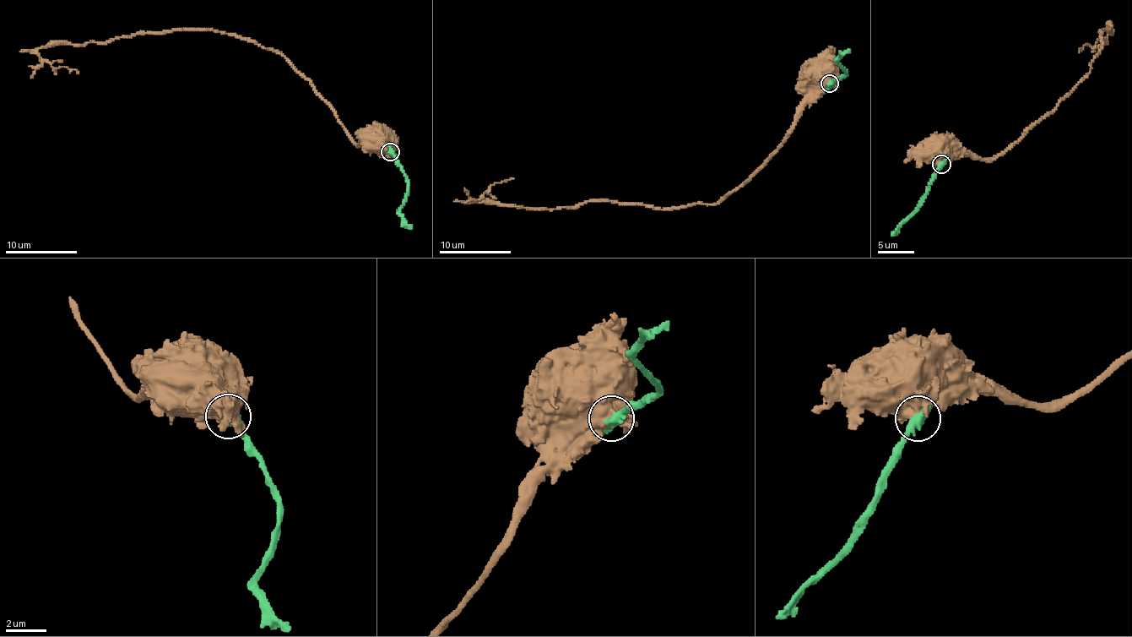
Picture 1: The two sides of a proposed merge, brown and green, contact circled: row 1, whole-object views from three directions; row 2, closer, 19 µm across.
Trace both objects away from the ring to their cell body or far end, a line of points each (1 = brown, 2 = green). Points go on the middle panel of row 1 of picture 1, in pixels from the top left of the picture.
1: (830, 84), (831, 71), (819, 68)
2: (830, 84), (846, 74), (838, 59), (850, 50)

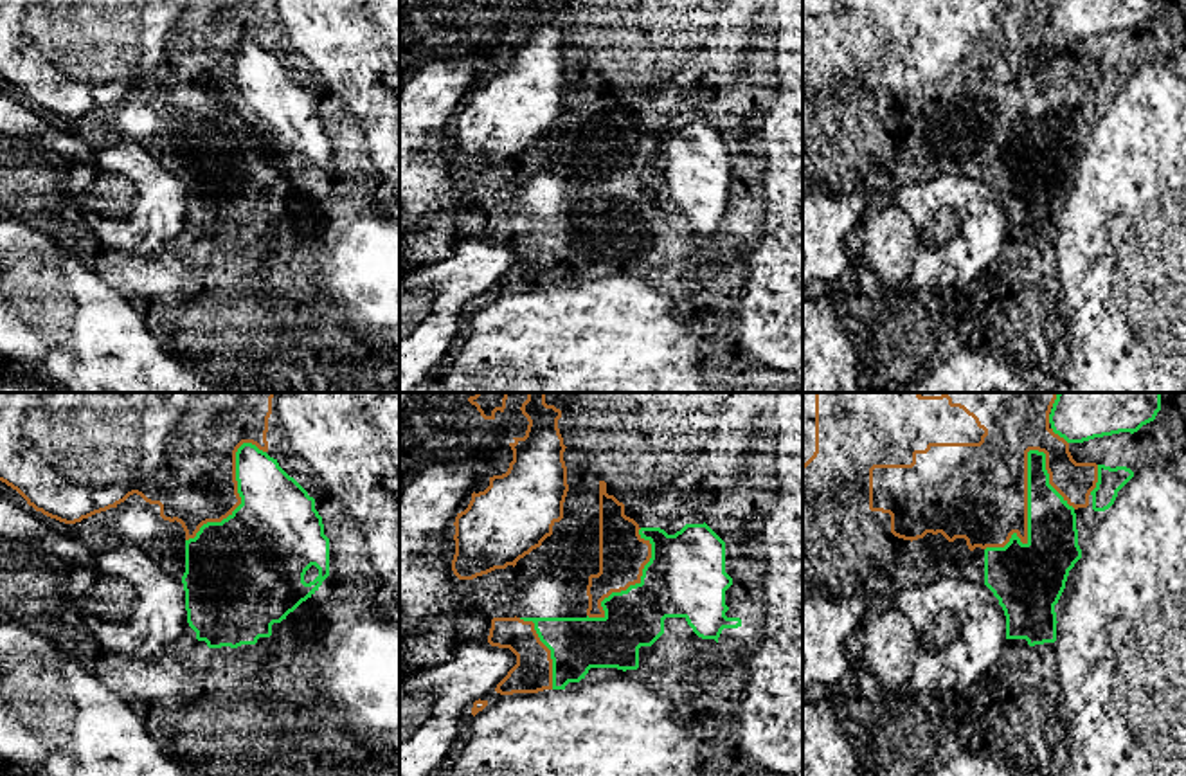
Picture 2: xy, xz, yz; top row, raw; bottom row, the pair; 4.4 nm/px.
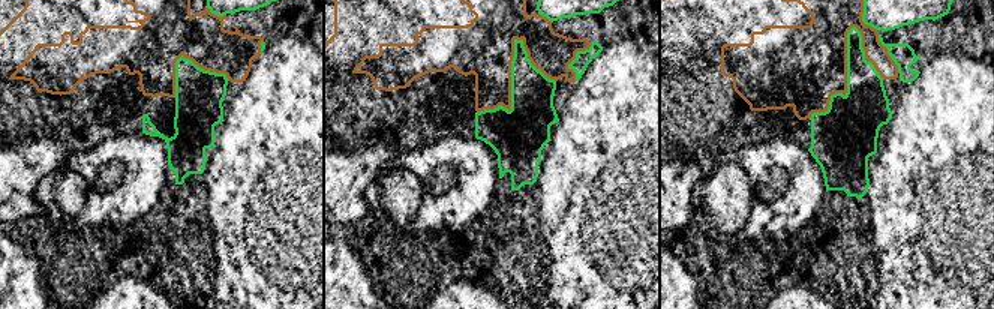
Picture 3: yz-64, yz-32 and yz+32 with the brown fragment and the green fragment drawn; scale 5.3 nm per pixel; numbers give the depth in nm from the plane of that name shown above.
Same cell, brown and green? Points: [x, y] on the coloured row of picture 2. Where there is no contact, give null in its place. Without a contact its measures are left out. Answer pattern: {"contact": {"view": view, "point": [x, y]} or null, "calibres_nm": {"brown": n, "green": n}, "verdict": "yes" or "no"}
{"contact": {"view": "yz", "point": [1026, 512]}, "calibres_nm": {"brown": 440, "green": 240}, "verdict": "no"}

